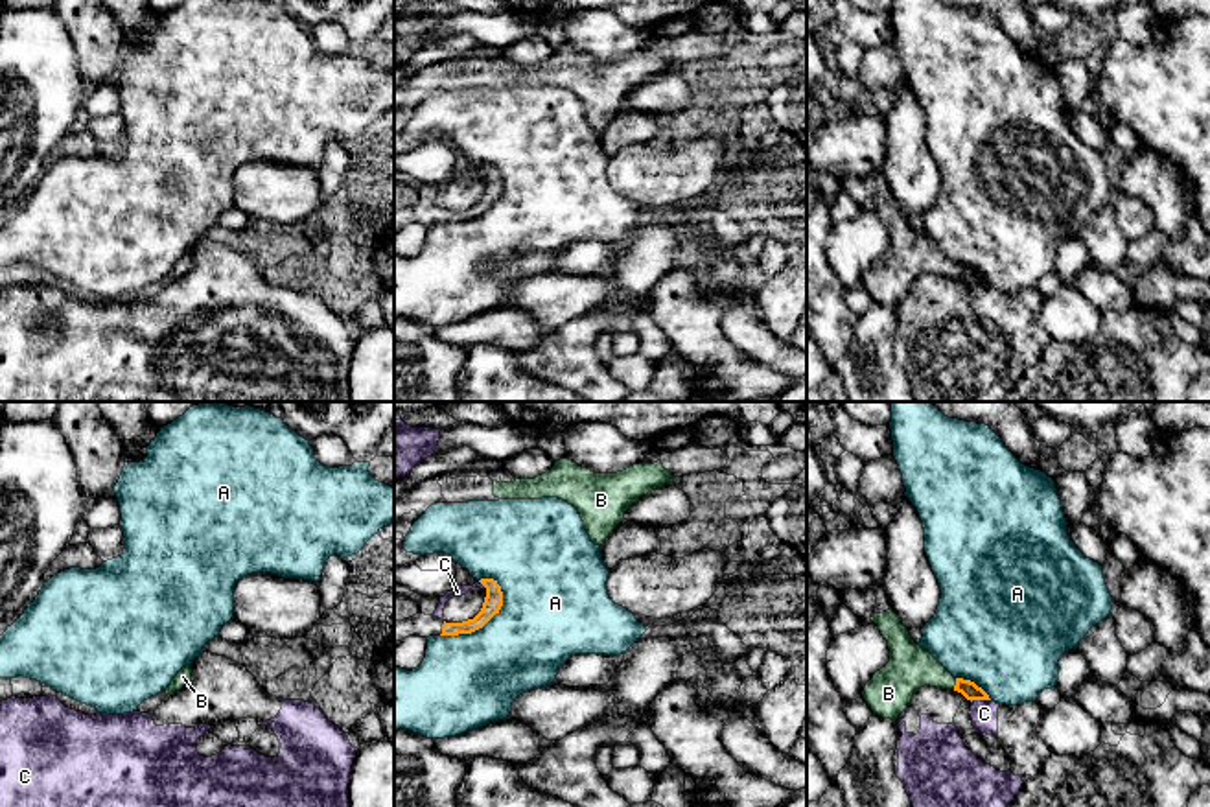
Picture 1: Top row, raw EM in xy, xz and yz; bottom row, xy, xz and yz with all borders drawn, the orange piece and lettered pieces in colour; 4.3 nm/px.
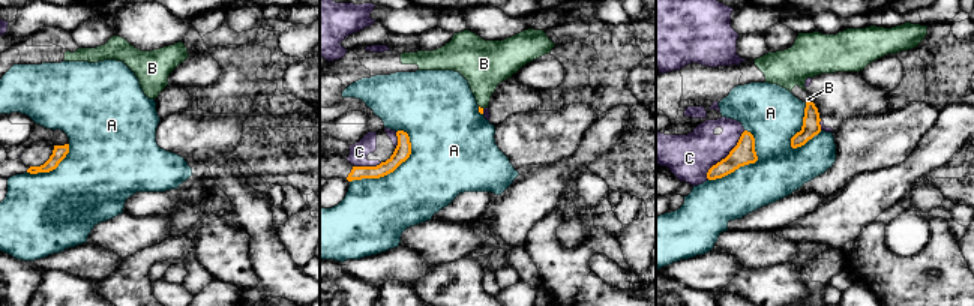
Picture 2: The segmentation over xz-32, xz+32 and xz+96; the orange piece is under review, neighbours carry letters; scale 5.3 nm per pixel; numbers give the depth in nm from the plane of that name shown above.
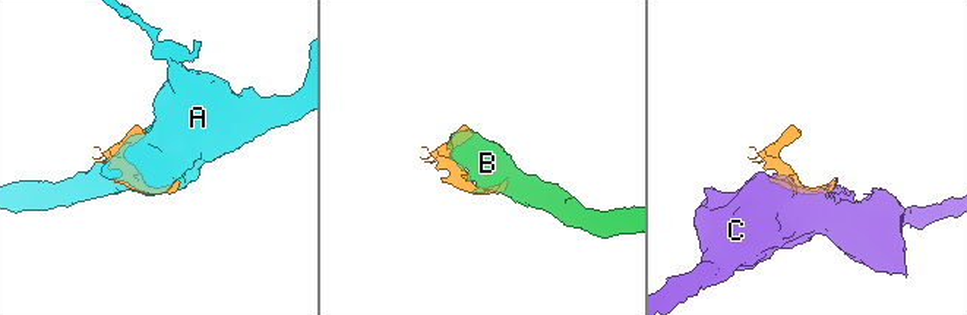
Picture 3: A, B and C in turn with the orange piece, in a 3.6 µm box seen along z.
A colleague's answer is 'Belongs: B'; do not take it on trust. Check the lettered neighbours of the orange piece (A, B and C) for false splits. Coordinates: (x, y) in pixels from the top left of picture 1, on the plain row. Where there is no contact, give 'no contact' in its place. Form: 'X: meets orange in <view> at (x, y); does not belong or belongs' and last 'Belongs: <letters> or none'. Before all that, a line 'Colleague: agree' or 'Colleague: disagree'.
Colleague: agree
A: meets orange in xz at (485, 210); does not belong
B: meets orange in yz at (956, 271); belongs
C: meets orange in yz at (980, 286); does not belong
Belongs: B

